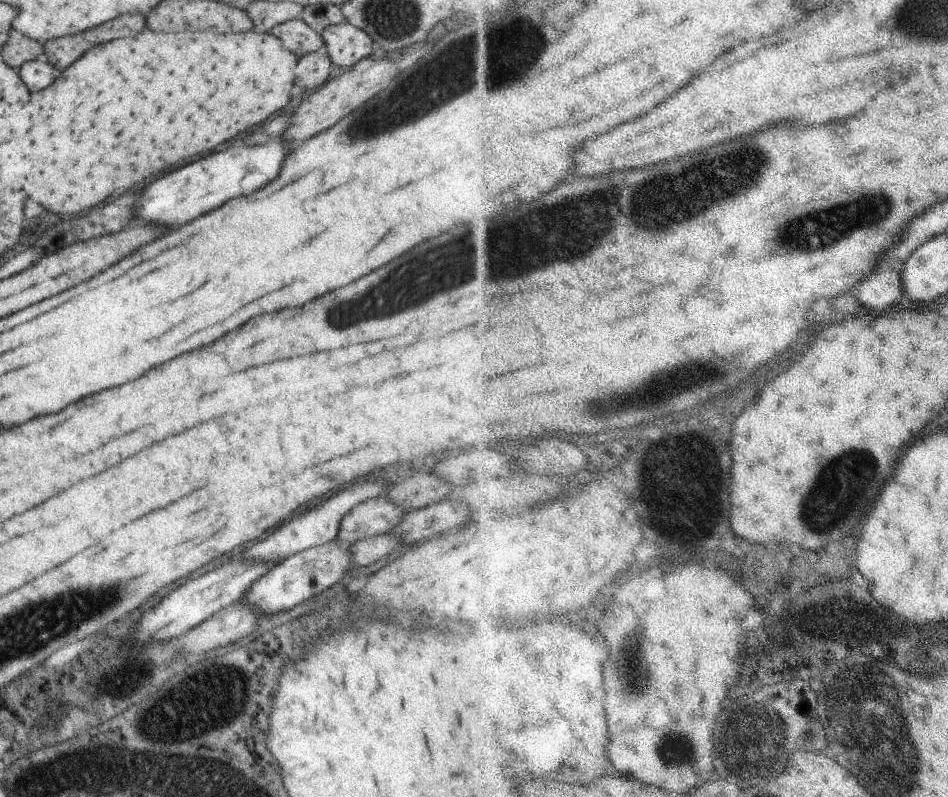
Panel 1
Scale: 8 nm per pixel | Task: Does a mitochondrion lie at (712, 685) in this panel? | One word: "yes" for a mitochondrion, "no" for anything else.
no

